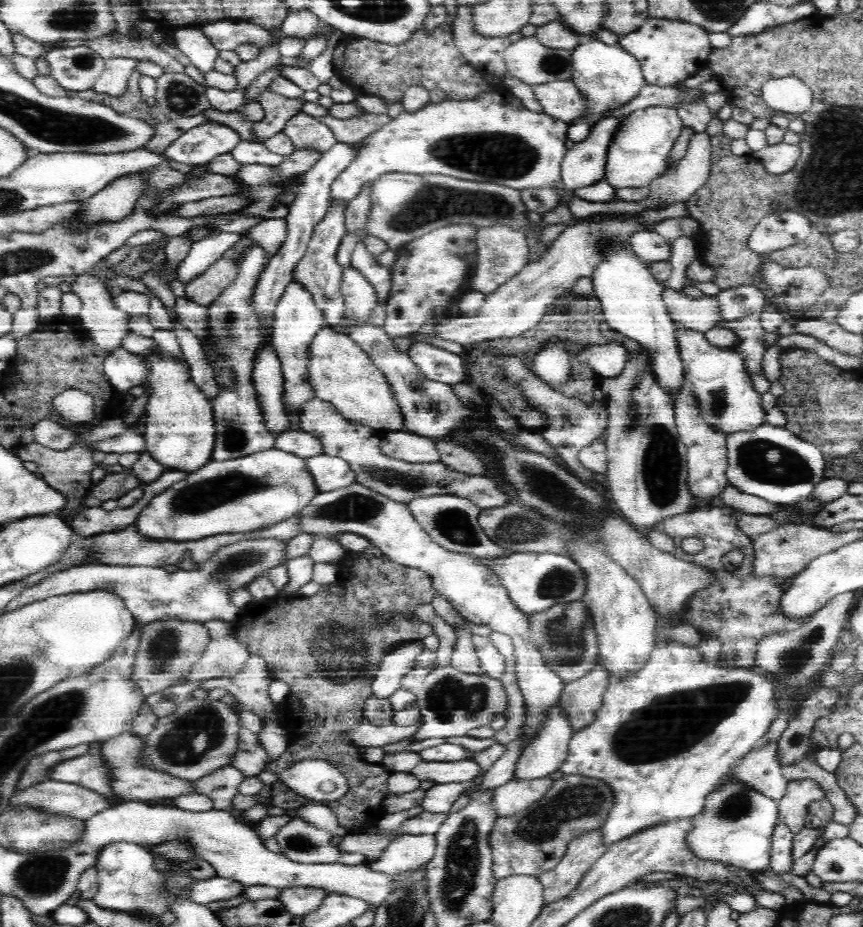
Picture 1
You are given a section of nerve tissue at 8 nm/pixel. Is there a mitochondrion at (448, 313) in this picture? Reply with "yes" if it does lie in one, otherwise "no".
no

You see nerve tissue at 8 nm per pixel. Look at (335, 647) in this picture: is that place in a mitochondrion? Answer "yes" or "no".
yes

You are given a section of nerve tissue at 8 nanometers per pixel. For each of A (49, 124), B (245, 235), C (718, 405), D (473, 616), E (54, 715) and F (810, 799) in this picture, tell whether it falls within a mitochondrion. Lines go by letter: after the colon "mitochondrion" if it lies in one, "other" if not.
A: mitochondrion
B: other
C: mitochondrion
D: other
E: mitochondrion
F: other

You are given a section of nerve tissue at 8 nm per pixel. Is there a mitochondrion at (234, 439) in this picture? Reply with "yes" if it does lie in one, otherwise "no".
yes

